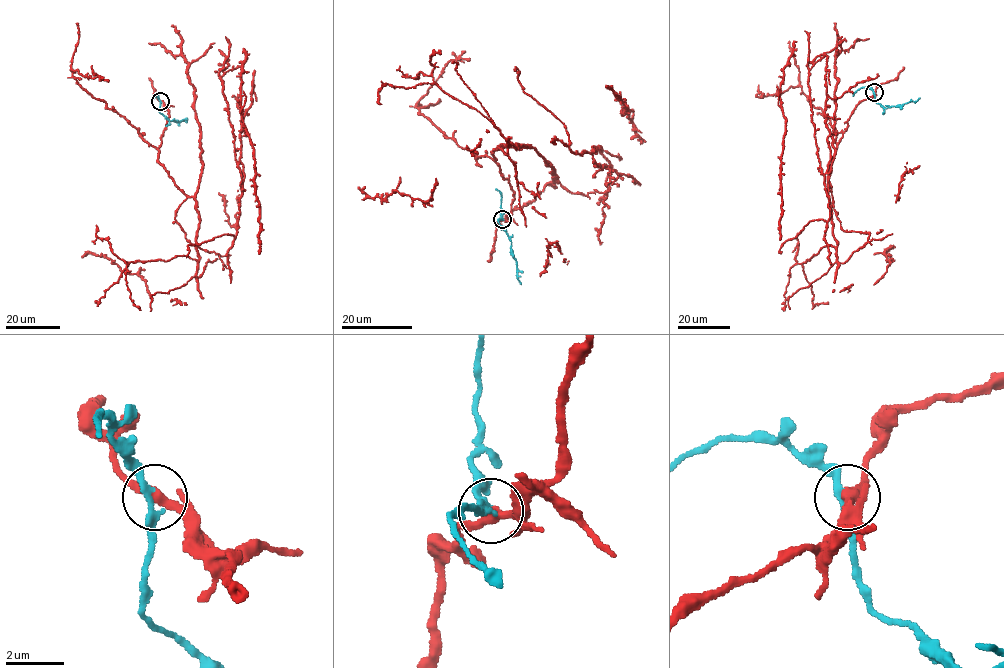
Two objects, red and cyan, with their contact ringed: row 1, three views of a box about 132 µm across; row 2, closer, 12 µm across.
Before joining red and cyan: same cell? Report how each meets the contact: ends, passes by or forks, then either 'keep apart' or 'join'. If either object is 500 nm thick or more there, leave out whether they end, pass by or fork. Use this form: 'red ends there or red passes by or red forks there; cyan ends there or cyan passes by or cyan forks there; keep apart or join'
red passes by; cyan passes by; keep apart

